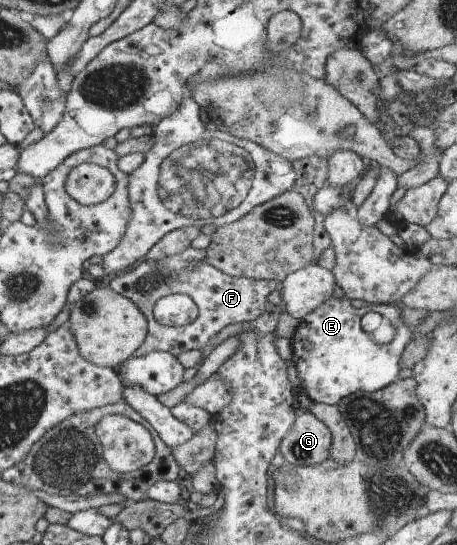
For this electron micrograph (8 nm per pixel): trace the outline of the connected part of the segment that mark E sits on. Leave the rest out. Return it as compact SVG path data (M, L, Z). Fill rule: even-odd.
M331 296L300 320L294 335L291 337L293 364L298 371L301 387L305 390L307 396L313 402L337 406L344 397L357 392L371 393L393 383L401 370L399 363L403 350L411 341L413 332L413 328L405 326L405 322L400 316L401 312L400 304L367 304L367 307L355 308L351 305L351 300L347 296L341 298ZM371 311L379 313L381 317L391 321L391 325L395 327L395 337L389 343L376 343L372 334L363 331L361 319L363 319L363 315L367 315Z

